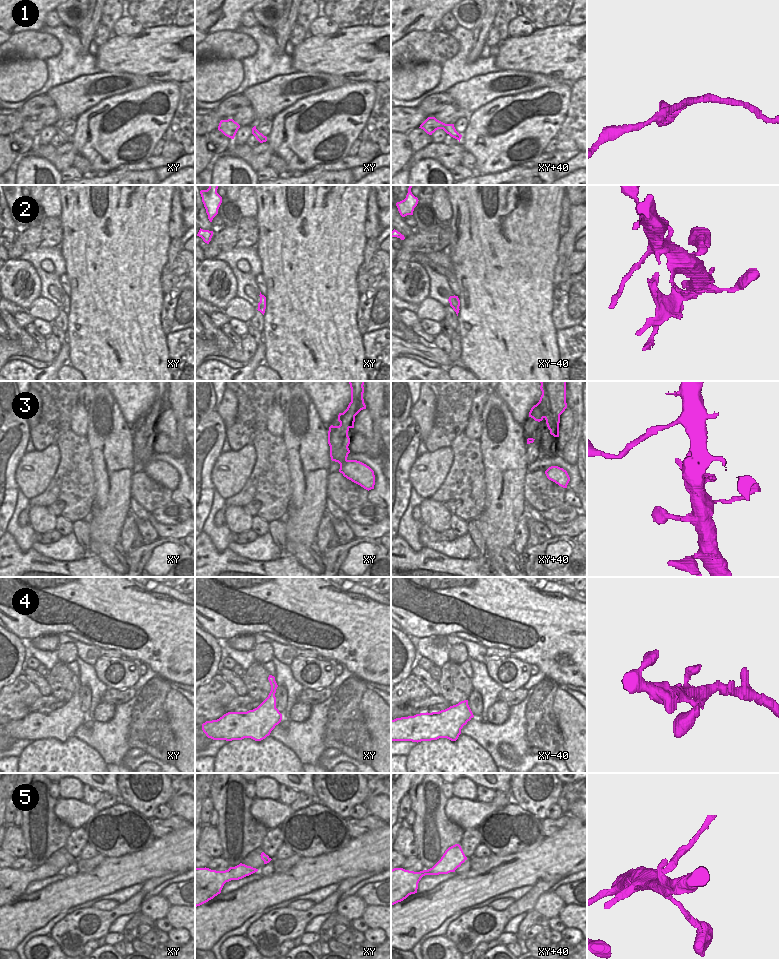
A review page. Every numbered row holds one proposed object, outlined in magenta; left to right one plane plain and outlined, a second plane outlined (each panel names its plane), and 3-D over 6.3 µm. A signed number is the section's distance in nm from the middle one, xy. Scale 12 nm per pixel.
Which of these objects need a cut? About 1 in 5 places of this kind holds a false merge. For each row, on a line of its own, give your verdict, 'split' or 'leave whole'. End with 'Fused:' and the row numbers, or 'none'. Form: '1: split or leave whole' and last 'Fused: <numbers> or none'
1: leave whole
2: split
3: leave whole
4: leave whole
5: leave whole
Fused: 2

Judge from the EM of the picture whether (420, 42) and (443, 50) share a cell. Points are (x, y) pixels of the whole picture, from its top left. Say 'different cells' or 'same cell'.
same cell

